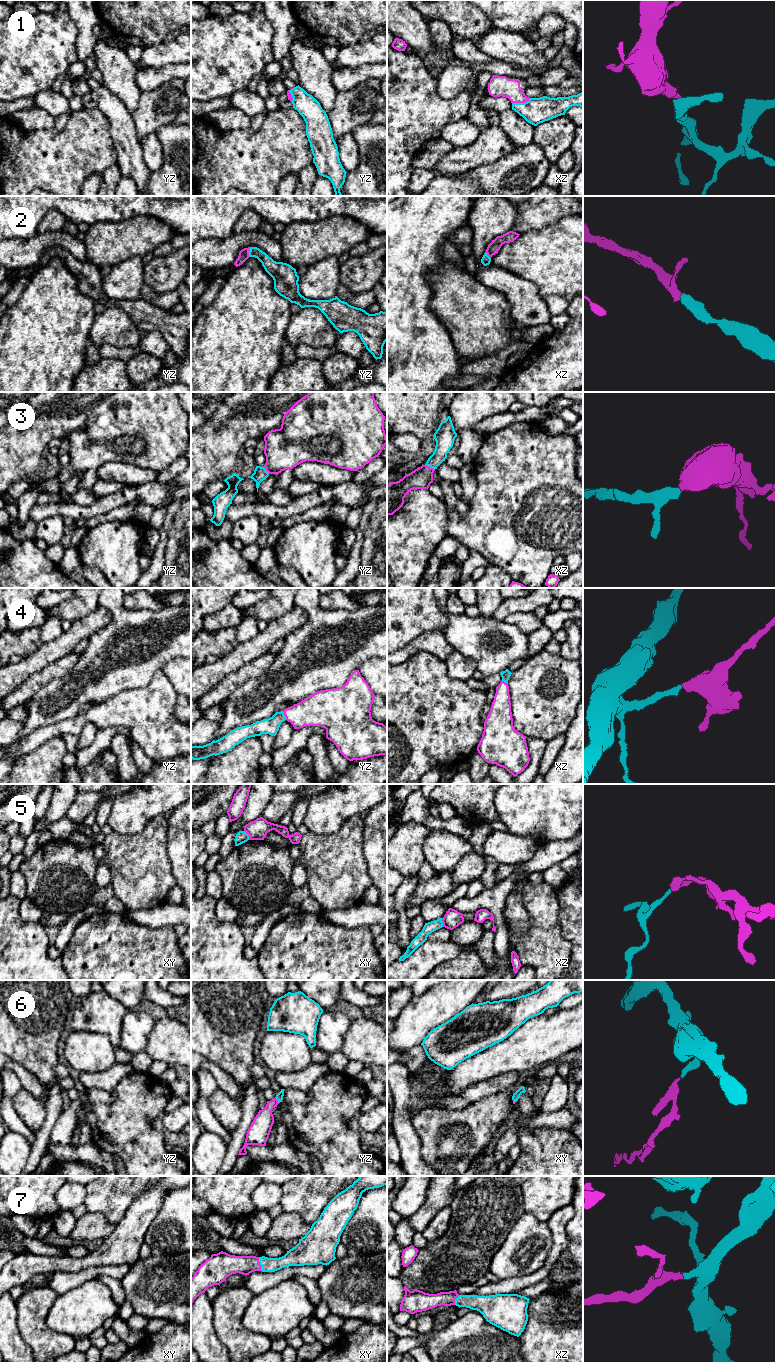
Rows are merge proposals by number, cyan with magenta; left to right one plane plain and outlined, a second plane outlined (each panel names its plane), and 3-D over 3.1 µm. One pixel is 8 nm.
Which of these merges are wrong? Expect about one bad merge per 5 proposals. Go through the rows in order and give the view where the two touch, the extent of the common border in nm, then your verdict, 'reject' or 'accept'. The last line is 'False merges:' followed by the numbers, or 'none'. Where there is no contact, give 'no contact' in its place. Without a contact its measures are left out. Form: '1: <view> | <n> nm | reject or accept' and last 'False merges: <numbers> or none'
1: xz | 160 nm | accept
2: yz | 80 nm | accept
3: xz | 90 nm | accept
4: yz | 80 nm | accept
5: xy | 90 nm | reject
6: yz | 60 nm | accept
7: xy | 110 nm | accept
False merges: 5

